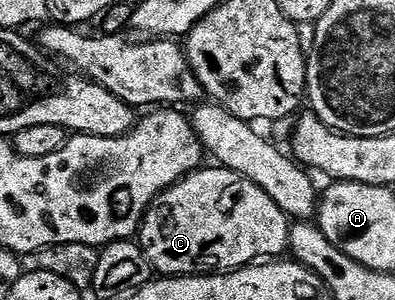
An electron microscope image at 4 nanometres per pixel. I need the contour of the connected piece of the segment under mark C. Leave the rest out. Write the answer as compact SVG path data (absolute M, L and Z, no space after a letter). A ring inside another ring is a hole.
M211 165L211 168L200 169L186 175L179 182L171 186L170 191L164 191L158 199L155 200L150 211L143 217L142 223L139 225L139 234L137 242L139 248L145 253L145 257L151 263L152 268L160 276L163 277L186 277L189 275L210 275L212 273L226 273L228 271L238 271L241 267L250 267L258 264L260 261L271 261L288 250L287 237L289 234L289 216L275 204L268 195L257 185L253 185L253 181L249 181L244 175L238 175L227 168L218 165Z

